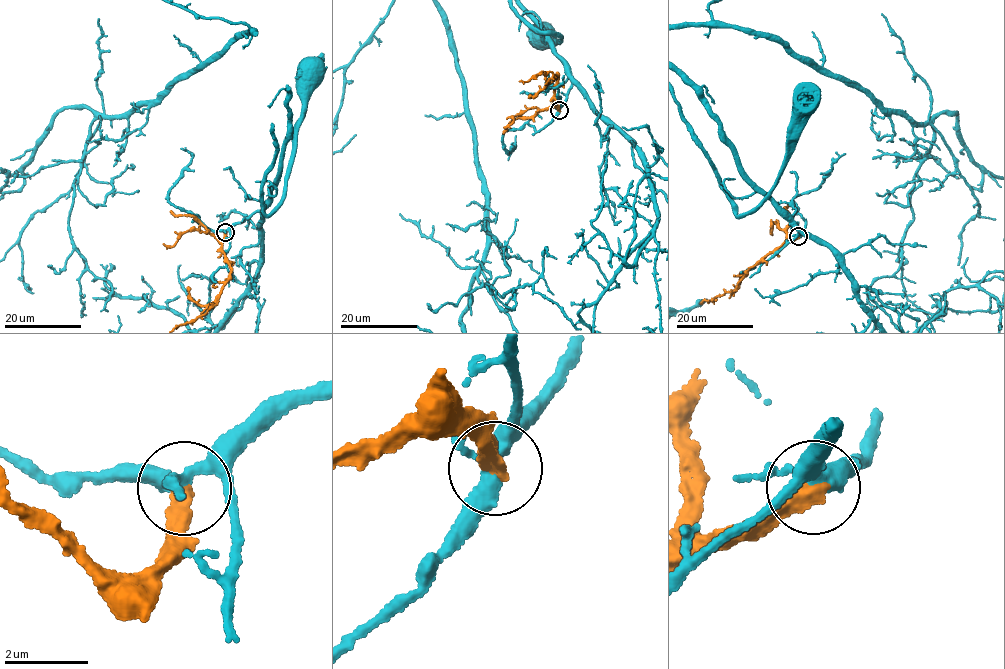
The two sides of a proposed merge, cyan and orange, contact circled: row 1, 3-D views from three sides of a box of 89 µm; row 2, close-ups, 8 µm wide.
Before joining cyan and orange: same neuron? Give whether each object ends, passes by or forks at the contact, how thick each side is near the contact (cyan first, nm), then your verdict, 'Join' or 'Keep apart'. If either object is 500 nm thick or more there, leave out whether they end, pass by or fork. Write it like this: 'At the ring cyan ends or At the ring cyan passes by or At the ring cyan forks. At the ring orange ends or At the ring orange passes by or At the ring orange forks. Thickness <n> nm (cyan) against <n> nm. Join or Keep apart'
At the ring cyan forks. At the ring orange ends. Thickness 300 nm (cyan) against 400 nm. Keep apart

